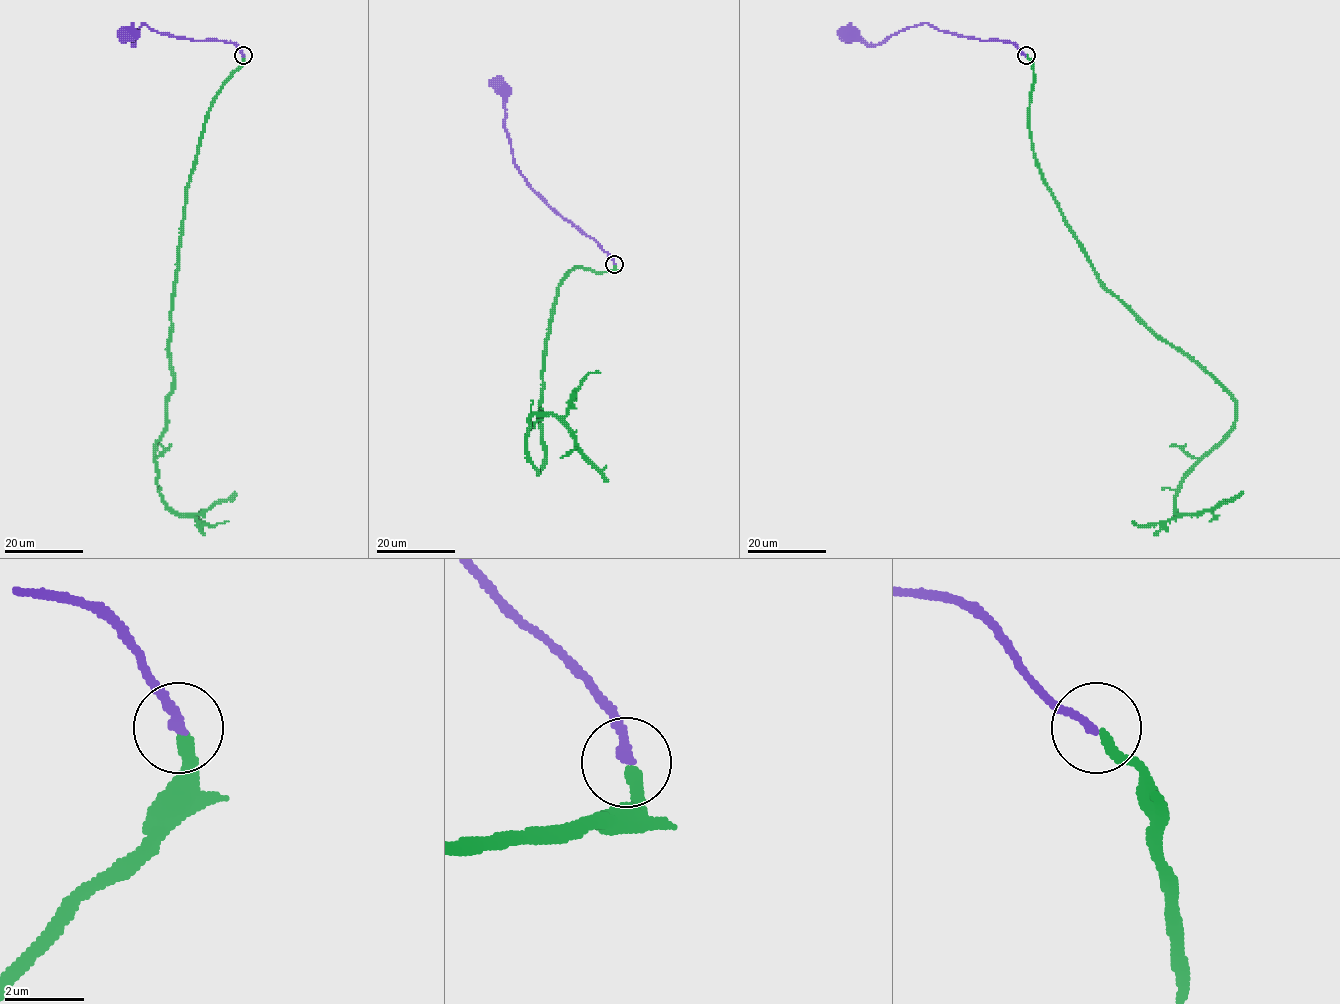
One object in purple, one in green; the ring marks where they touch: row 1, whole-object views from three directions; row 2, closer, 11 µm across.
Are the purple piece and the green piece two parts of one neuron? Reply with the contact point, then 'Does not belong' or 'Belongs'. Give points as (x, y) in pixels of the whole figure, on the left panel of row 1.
Place: (243, 55). Belongs

